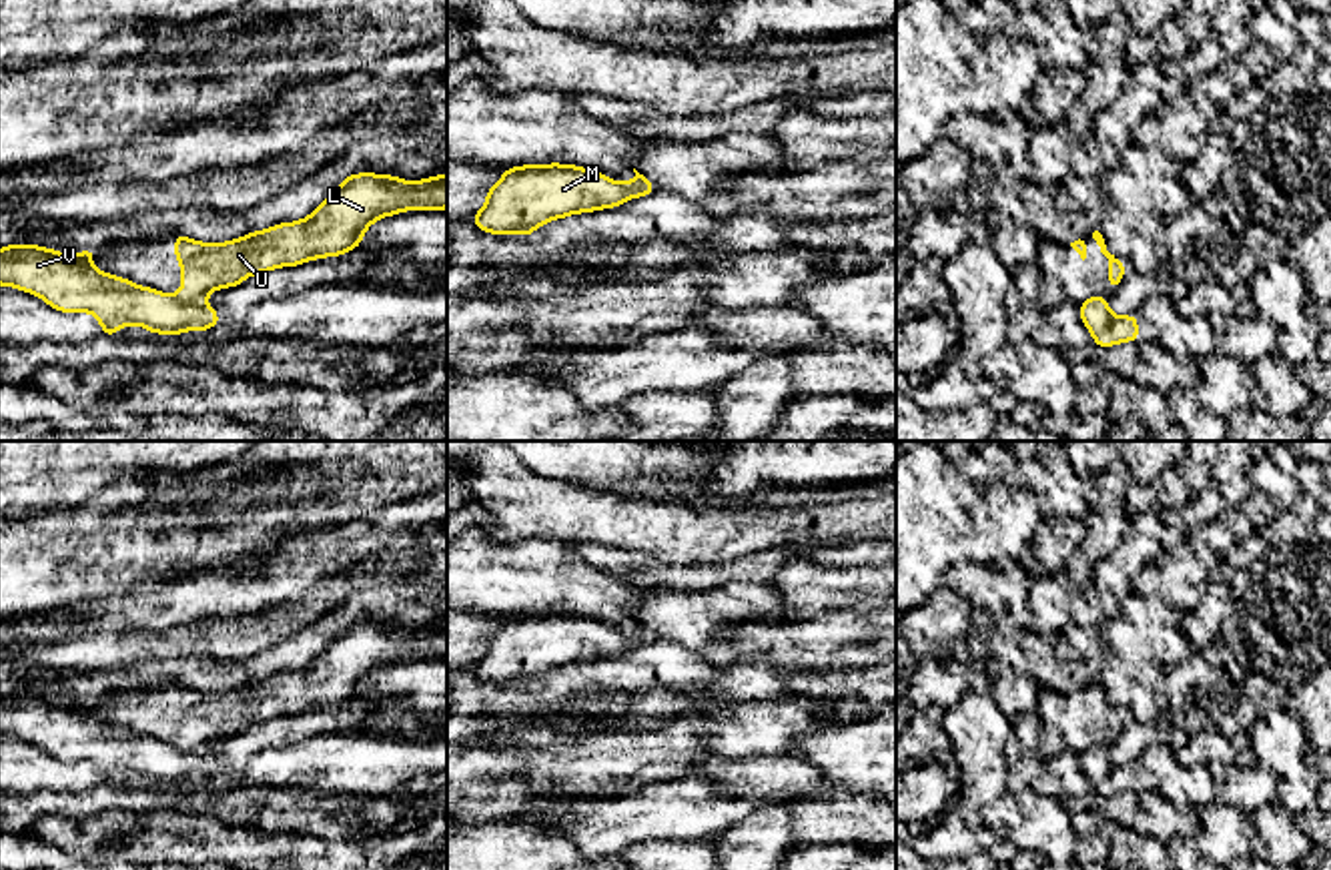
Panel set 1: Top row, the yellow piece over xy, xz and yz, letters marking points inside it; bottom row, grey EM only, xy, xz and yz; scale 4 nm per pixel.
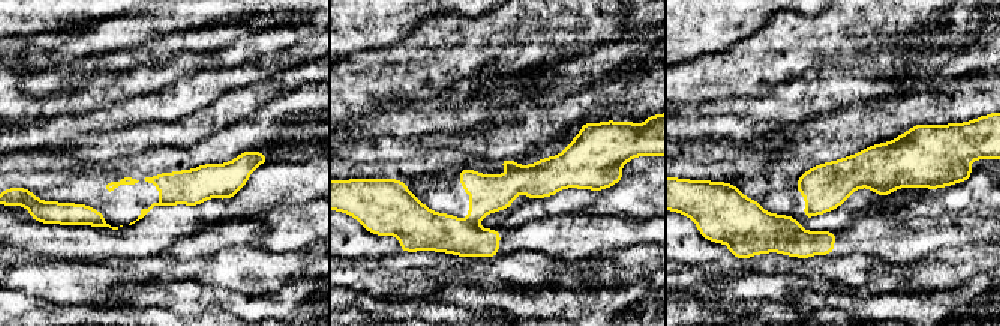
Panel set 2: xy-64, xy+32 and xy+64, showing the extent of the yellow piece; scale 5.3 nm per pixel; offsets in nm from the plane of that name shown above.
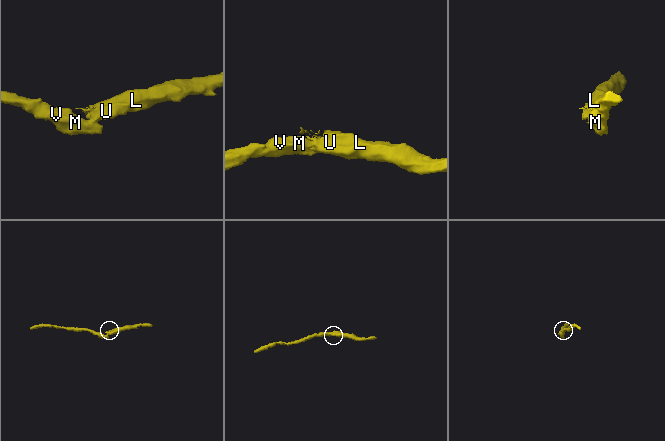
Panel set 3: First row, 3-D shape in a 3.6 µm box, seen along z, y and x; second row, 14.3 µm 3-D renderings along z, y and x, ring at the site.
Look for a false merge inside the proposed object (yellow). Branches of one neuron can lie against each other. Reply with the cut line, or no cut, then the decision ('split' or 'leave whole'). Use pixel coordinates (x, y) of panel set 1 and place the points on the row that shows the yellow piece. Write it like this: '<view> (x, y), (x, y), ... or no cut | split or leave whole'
xy (169, 295), (181, 301), (205, 303) | split

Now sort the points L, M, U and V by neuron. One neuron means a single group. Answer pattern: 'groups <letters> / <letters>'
groups L U / M V

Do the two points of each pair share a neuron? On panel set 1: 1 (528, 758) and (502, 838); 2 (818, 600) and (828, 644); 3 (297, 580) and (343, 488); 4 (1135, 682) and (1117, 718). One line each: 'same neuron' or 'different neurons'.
1: different neurons
2: different neurons
3: different neurons
4: different neurons

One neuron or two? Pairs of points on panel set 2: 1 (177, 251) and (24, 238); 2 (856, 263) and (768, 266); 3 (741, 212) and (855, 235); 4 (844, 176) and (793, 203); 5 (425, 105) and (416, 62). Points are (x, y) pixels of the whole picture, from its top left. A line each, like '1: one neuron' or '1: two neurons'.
1: two neurons
2: one neuron
3: one neuron
4: one neuron
5: two neurons

